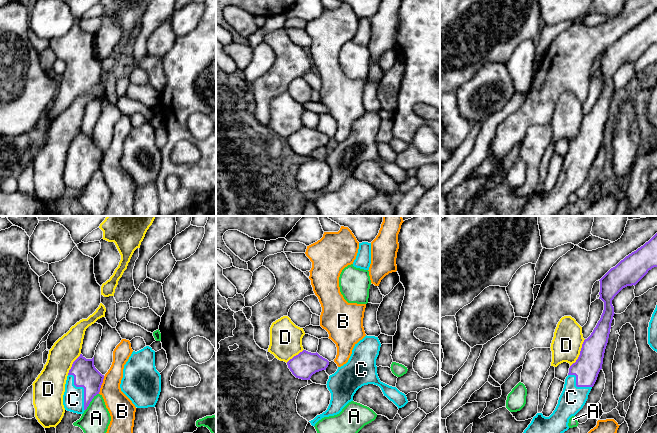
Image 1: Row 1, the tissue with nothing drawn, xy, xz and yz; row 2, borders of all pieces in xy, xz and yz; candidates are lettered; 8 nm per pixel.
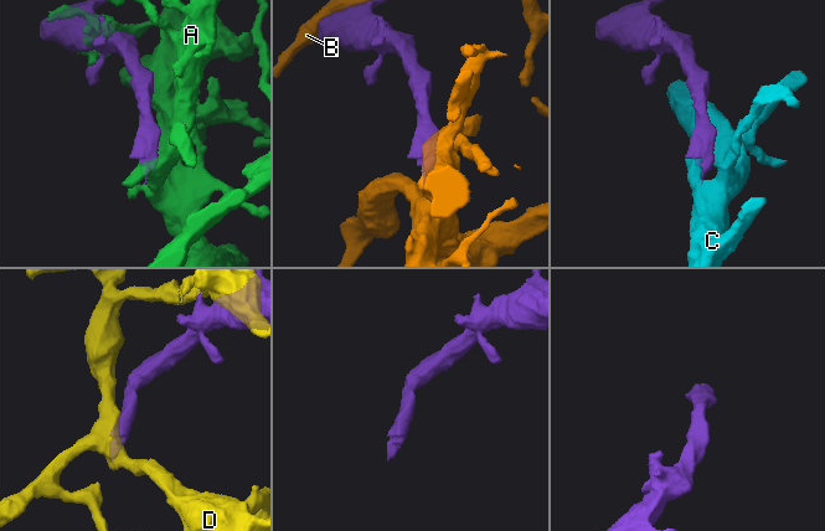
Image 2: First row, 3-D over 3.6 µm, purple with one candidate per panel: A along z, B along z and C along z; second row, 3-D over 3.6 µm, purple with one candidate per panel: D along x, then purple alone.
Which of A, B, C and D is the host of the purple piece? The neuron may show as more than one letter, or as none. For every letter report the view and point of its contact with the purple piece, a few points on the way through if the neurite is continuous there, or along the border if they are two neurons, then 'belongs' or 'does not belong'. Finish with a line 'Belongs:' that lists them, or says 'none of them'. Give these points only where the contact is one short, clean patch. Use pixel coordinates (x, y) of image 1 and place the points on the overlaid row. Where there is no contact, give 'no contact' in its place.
A: xy (90, 401) | does not belong
B: xy (101, 384) | does not belong
C: xy (83, 387) | belongs
D: yz (580, 353) | does not belong
Belongs: C

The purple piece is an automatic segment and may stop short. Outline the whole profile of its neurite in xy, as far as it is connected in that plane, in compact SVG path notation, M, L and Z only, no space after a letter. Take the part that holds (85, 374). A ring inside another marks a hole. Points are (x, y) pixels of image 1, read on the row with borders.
M80 354L67 376L63 395L65 410L83 414L92 399L99 394L103 379L104 375L94 366L94 357L86 359Z

